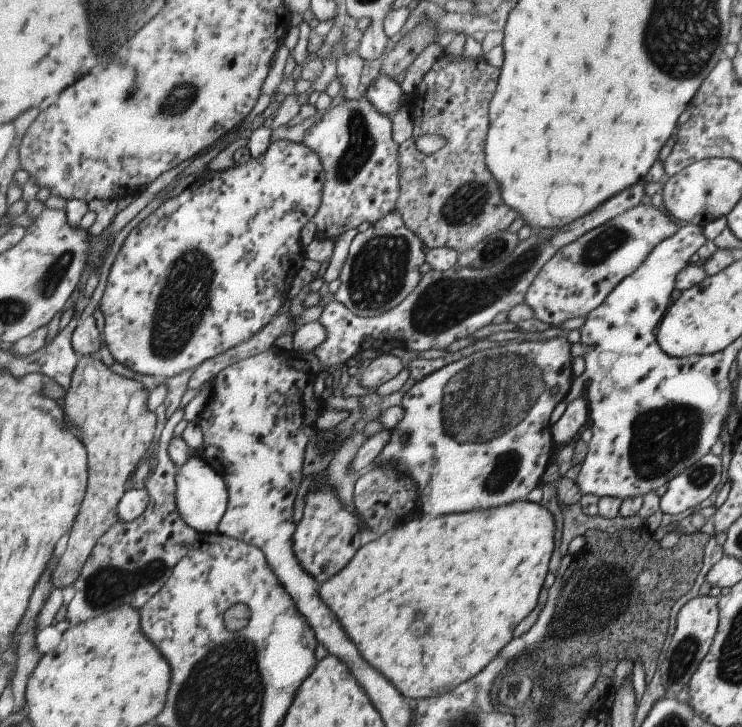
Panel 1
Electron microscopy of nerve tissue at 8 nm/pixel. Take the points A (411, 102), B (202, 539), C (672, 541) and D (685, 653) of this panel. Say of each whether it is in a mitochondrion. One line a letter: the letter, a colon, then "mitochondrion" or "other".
A: other
B: other
C: other
D: mitochondrion

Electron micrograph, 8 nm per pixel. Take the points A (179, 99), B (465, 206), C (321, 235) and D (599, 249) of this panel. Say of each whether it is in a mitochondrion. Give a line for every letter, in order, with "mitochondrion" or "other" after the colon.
A: mitochondrion
B: mitochondrion
C: other
D: mitochondrion

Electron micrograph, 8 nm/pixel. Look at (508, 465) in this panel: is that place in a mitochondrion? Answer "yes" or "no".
yes

